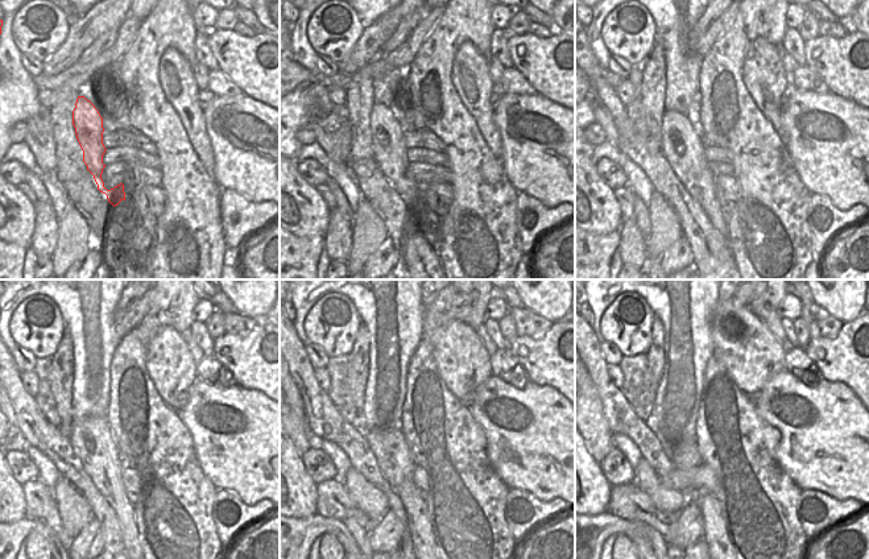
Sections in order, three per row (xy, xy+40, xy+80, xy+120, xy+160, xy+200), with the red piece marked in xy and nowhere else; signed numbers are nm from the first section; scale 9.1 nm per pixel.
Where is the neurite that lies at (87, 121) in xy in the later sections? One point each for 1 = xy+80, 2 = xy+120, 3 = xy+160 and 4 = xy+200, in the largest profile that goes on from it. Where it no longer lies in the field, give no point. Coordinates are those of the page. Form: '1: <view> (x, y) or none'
1: xy+80 (682, 145)
2: xy+120 (91, 439)
3: xy+160 (394, 460)
4: xy+200 (715, 533)

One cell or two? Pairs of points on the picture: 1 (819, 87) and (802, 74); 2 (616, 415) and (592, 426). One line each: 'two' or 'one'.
1: one
2: two

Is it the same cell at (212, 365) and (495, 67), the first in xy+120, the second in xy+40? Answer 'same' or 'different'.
different

